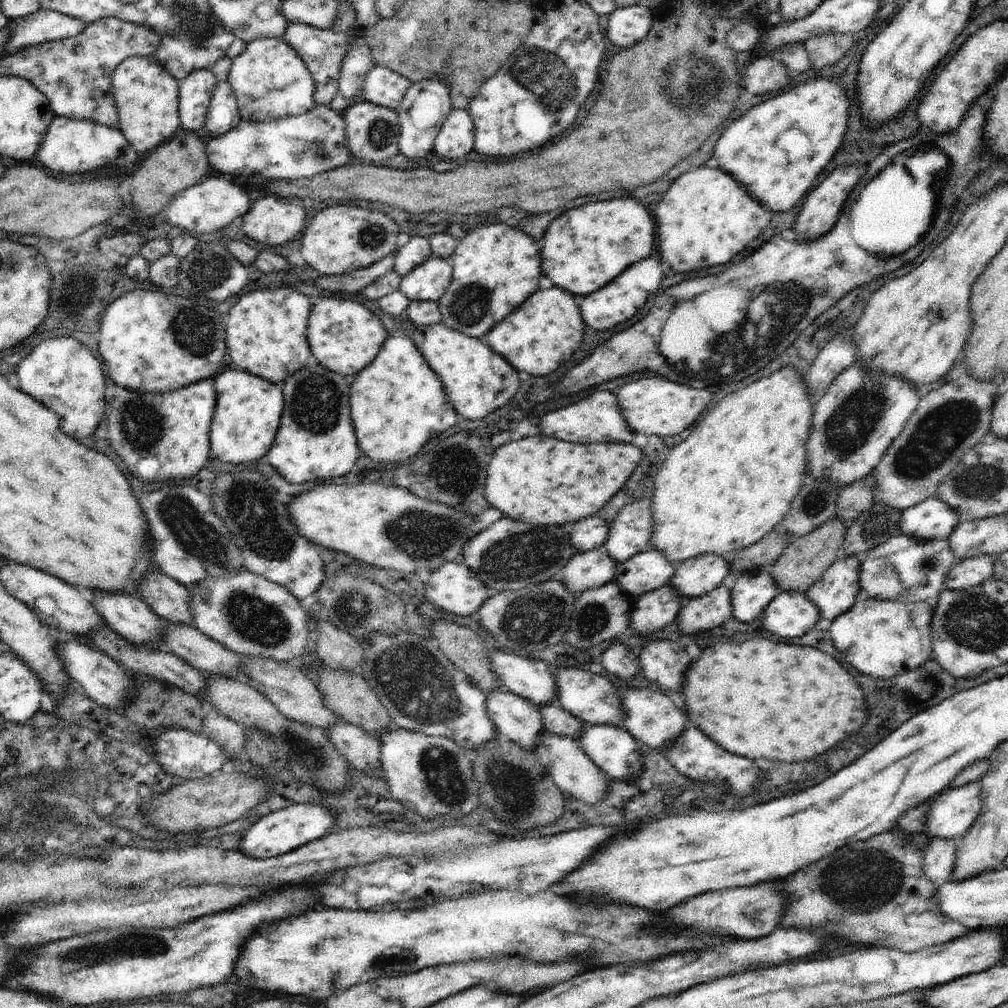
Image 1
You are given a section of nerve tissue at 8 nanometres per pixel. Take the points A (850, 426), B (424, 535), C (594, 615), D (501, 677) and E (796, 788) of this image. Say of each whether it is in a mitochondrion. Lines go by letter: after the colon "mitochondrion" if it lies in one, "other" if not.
A: mitochondrion
B: mitochondrion
C: mitochondrion
D: other
E: other

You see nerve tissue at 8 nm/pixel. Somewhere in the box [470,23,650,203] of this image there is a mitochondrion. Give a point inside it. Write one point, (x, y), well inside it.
(544, 74)

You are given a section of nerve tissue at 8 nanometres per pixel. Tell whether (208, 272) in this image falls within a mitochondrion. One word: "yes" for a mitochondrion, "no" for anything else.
yes

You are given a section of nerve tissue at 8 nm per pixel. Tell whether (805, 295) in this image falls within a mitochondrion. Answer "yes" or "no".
no

